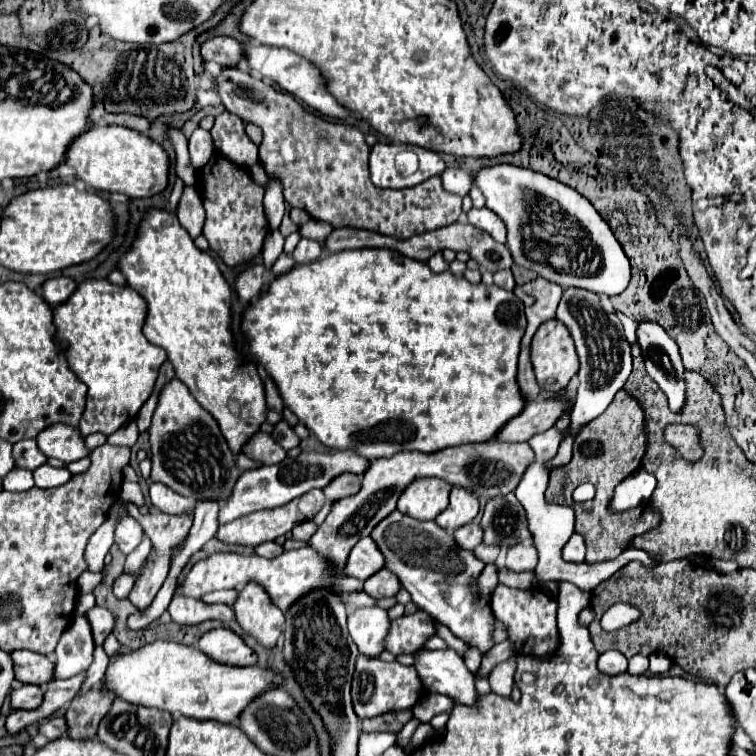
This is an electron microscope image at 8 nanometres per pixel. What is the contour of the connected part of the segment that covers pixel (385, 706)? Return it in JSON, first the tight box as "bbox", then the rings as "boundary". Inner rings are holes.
{"bbox":[352,654,424,720],"boundary":[[[360,654],[352,678],[352,702],[354,712],[360,720],[372,718],[390,710],[404,710],[418,702],[422,696],[424,686],[420,684],[420,678],[416,676],[416,670],[412,666],[402,666],[398,662],[382,662],[380,658],[370,658]]]}

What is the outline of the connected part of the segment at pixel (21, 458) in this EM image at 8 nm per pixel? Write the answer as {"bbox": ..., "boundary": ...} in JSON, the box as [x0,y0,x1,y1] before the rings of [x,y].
{"bbox":[12,440,46,470],"boundary":[[[34,440],[16,442],[12,456],[14,456],[14,462],[18,468],[28,468],[28,470],[34,470],[46,462],[46,456],[38,450]]]}

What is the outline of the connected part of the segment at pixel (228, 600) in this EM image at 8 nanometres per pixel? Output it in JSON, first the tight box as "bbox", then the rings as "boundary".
{"bbox":[204,590,238,606],"boundary":[[[222,590],[222,592],[212,592],[212,594],[208,594],[208,596],[204,598],[204,602],[222,602],[222,604],[234,606],[236,596],[238,596],[238,590]]]}

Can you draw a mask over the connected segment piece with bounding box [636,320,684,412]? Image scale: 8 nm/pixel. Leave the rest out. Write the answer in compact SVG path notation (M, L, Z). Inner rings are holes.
M652 320L638 322L636 338L646 360L648 376L664 390L670 408L678 412L684 404L684 366L678 348L674 348L674 340Z

